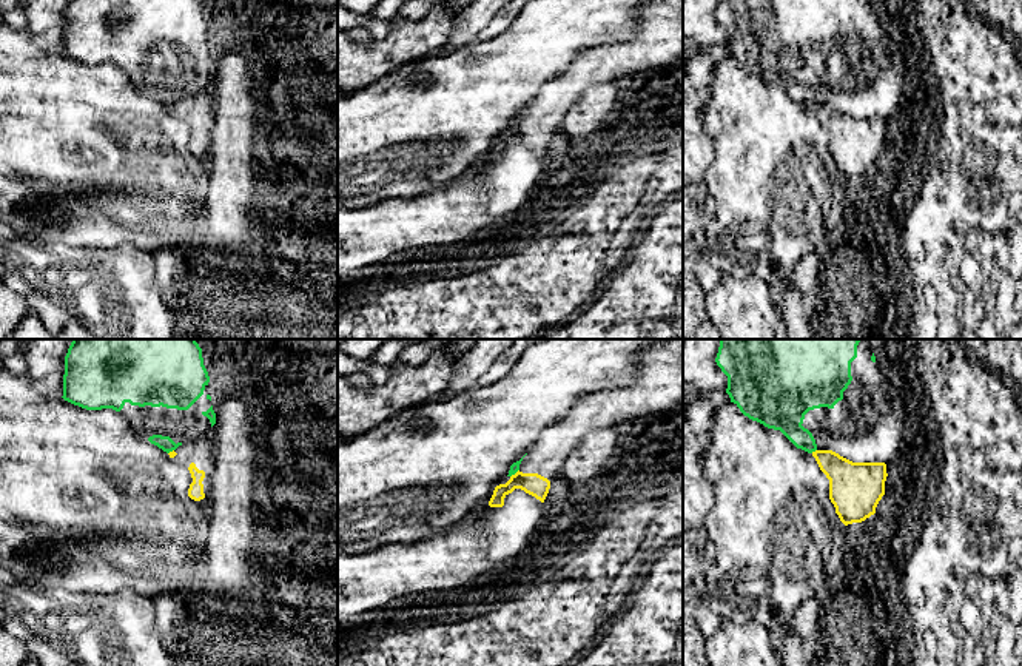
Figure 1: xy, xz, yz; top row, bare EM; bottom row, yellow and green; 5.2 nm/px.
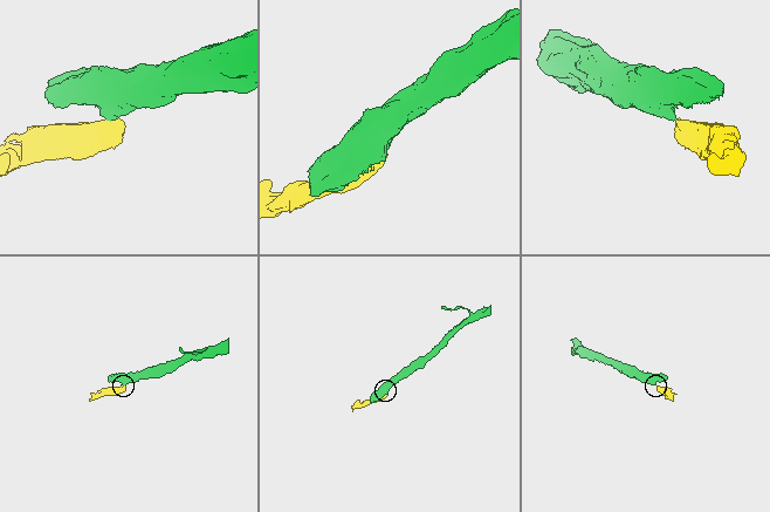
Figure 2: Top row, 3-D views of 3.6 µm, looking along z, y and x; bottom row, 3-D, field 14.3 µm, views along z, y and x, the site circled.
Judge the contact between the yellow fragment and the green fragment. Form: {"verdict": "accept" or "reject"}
{"verdict": "reject"}

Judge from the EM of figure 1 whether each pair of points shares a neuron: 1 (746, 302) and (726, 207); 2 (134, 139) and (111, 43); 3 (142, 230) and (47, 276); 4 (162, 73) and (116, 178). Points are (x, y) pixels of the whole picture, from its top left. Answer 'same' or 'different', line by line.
1: different
2: different
3: different
4: different

